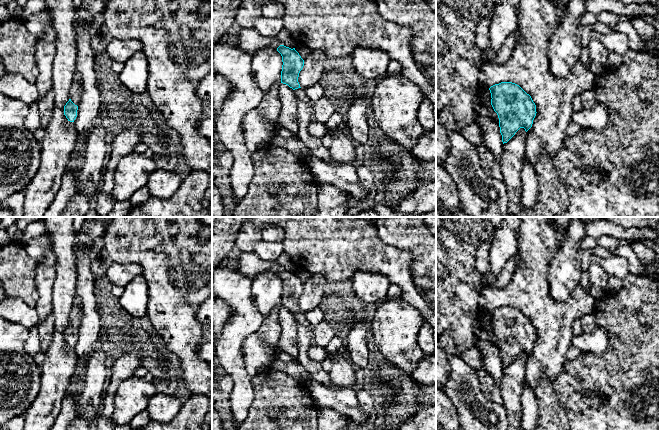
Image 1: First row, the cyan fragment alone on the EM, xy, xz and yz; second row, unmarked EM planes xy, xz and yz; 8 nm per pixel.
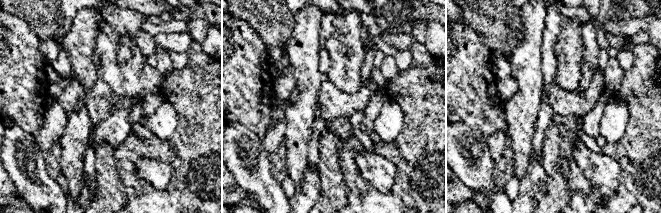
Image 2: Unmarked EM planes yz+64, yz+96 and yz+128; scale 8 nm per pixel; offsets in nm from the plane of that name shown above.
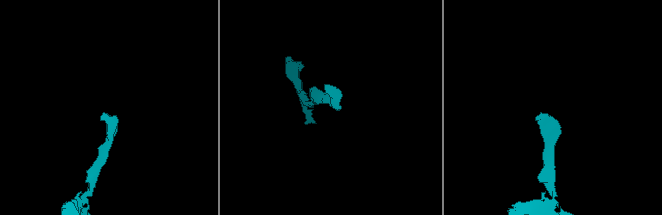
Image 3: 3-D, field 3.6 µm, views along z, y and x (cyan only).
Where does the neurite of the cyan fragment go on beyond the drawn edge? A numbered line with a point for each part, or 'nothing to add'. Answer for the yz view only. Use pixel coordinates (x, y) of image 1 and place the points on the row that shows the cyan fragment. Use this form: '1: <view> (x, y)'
nothing to add

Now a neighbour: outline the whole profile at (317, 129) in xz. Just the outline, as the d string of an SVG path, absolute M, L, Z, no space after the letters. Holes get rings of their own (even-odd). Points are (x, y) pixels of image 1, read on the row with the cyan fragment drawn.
M317 121L311 122L308 127L308 131L310 135L319 139L322 139L328 133L328 129L325 124Z

